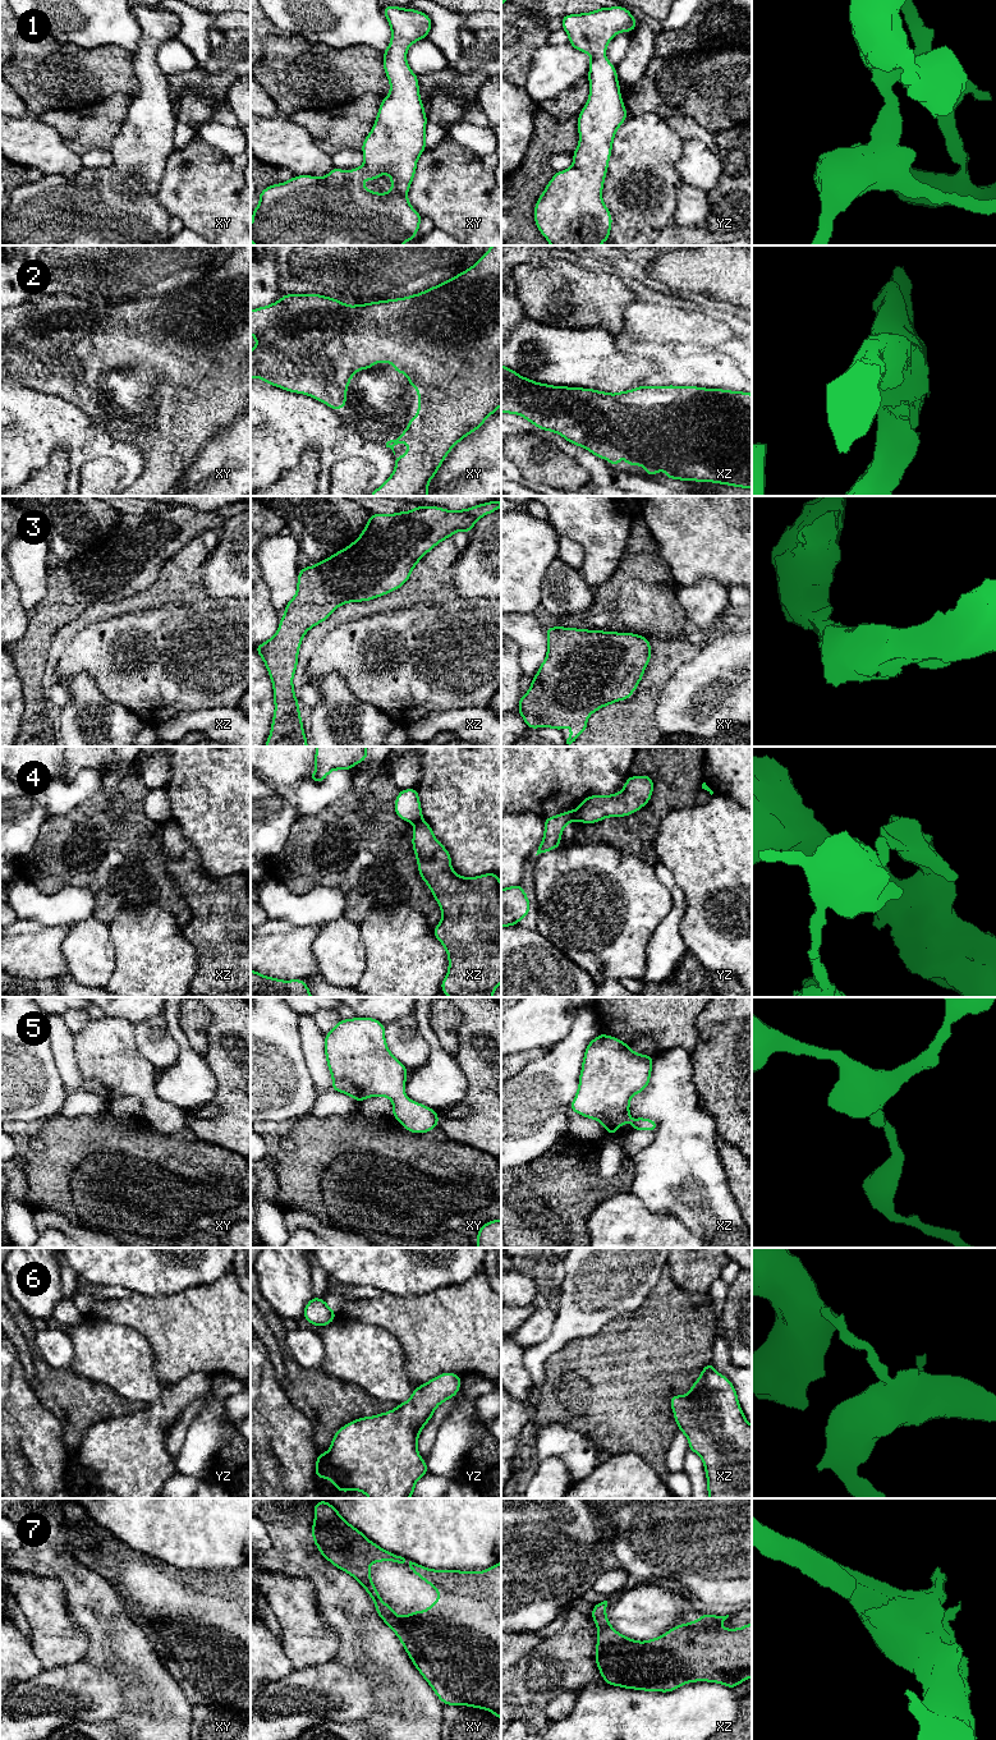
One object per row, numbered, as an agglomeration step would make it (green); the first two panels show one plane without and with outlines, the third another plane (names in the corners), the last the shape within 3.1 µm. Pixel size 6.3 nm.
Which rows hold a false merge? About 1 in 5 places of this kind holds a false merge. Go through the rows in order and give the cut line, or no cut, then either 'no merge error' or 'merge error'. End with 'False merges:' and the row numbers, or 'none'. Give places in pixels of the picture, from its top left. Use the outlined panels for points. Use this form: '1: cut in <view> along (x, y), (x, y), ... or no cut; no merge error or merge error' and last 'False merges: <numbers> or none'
1: no cut; no merge error
2: no cut; no merge error
3: no cut; no merge error
4: cut in yz along (575, 811), (577, 818); merge error
5: no cut; no merge error
6: no cut; no merge error
7: no cut; no merge error
False merges: 4

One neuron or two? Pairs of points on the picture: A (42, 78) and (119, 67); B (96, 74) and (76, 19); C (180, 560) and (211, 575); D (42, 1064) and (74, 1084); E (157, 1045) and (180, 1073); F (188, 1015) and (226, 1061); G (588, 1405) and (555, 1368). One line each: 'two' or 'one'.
A: one
B: two
C: two
D: two
E: two
F: two
G: one

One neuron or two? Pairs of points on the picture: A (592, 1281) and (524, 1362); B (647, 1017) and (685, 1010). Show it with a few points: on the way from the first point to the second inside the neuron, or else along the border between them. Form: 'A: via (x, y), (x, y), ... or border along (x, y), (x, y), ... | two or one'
A: via (588, 1303), (546, 1348) | one
B: via (656, 1010), (676, 1010) | one

